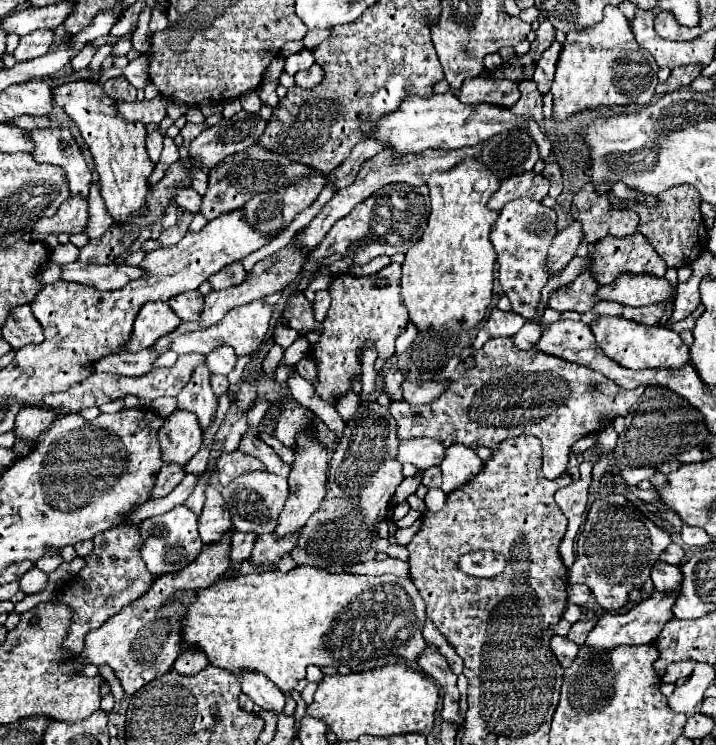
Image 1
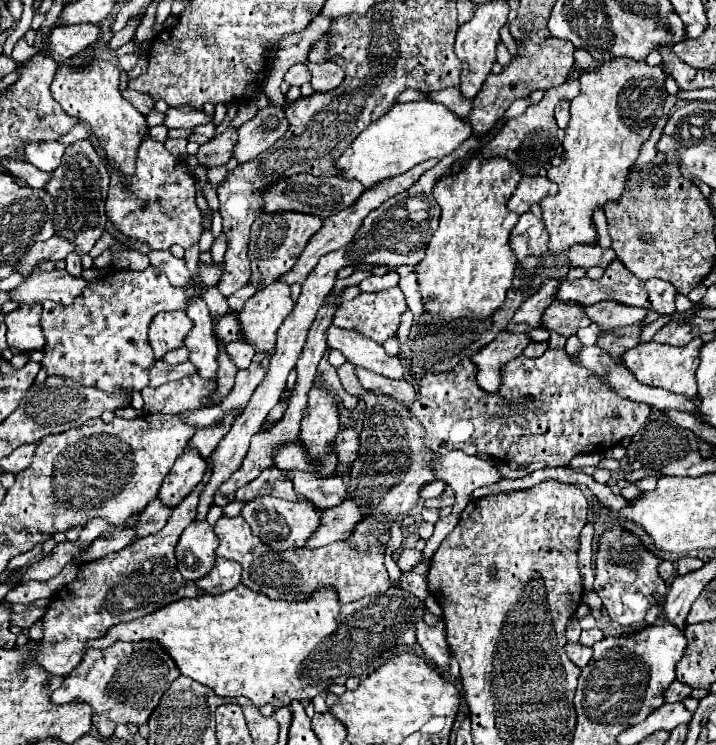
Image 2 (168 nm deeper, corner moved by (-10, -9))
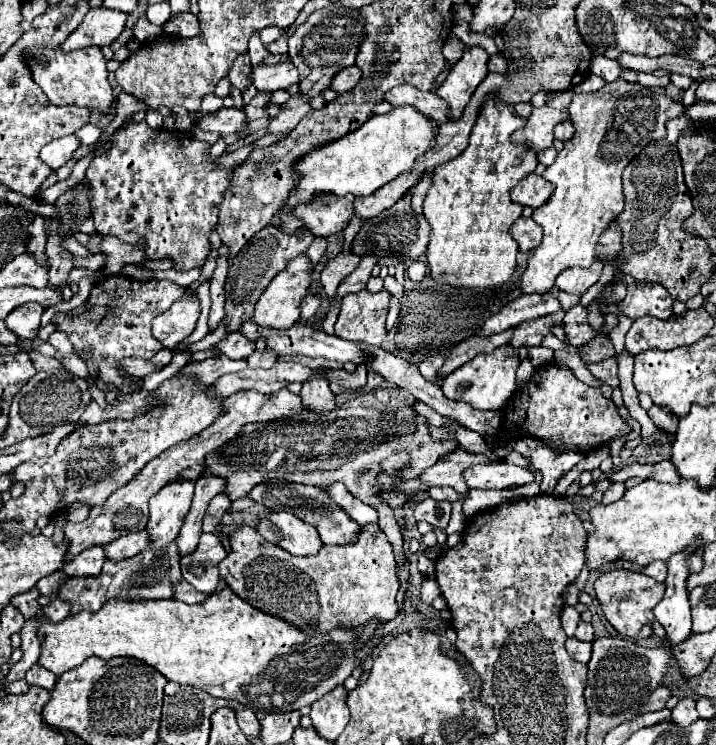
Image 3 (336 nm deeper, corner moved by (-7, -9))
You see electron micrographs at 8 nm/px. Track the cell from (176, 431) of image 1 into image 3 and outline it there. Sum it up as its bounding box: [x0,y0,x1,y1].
[147,480,195,548]

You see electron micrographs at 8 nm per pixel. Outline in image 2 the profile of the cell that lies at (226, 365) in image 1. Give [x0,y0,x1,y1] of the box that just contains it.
[226,342,254,370]

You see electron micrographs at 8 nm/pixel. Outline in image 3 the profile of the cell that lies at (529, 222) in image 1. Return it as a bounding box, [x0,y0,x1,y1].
[511,218,543,252]

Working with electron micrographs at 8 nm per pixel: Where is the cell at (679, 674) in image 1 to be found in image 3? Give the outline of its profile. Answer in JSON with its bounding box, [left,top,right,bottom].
[643,686,671,712]

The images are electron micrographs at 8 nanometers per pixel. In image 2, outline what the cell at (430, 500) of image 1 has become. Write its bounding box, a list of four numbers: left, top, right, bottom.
[424,516,458,558]

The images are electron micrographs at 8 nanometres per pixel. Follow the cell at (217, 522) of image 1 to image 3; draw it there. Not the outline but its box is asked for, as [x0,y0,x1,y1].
[219,524,399,632]

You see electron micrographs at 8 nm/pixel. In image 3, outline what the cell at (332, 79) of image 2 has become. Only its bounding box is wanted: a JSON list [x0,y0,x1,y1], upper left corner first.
[329,66,361,92]

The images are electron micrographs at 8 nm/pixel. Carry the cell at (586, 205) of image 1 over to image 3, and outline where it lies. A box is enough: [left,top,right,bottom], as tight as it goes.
[555,260,603,294]

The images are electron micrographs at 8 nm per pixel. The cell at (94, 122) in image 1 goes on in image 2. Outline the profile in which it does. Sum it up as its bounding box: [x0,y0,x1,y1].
[50,60,148,174]

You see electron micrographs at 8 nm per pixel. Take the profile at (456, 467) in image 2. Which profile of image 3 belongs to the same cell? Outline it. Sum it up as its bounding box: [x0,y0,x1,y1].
[463,462,533,488]

